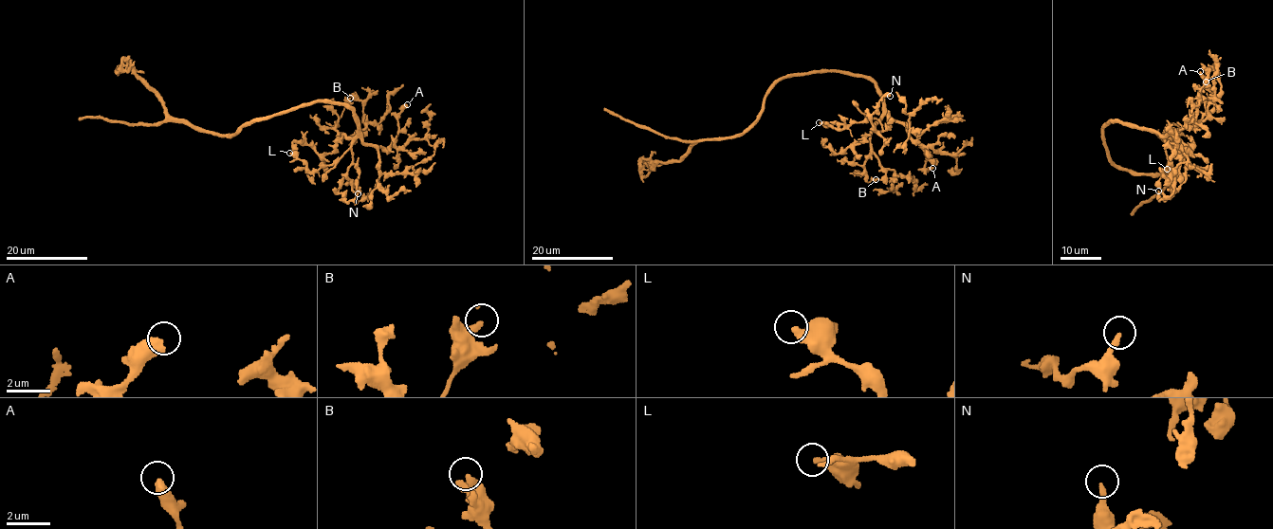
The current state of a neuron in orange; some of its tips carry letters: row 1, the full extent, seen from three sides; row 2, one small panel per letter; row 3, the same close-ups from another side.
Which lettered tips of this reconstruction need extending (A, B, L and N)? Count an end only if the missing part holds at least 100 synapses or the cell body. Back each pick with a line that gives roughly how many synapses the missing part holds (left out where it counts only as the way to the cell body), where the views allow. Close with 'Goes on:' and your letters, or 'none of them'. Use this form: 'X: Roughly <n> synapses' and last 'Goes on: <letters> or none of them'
Goes on: none of them

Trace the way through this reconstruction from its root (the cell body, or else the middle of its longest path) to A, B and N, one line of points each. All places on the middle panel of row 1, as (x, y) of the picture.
A: (811, 73), (864, 75), (875, 83), (884, 113), (897, 120), (920, 146), (927, 156), (925, 170), (932, 168)
B: (811, 73), (848, 71), (875, 83), (883, 114), (871, 131), (870, 155), (863, 168), (866, 181), (876, 179)
N: (811, 73), (848, 71), (875, 83), (882, 100), (878, 132), (872, 115), (890, 96)

